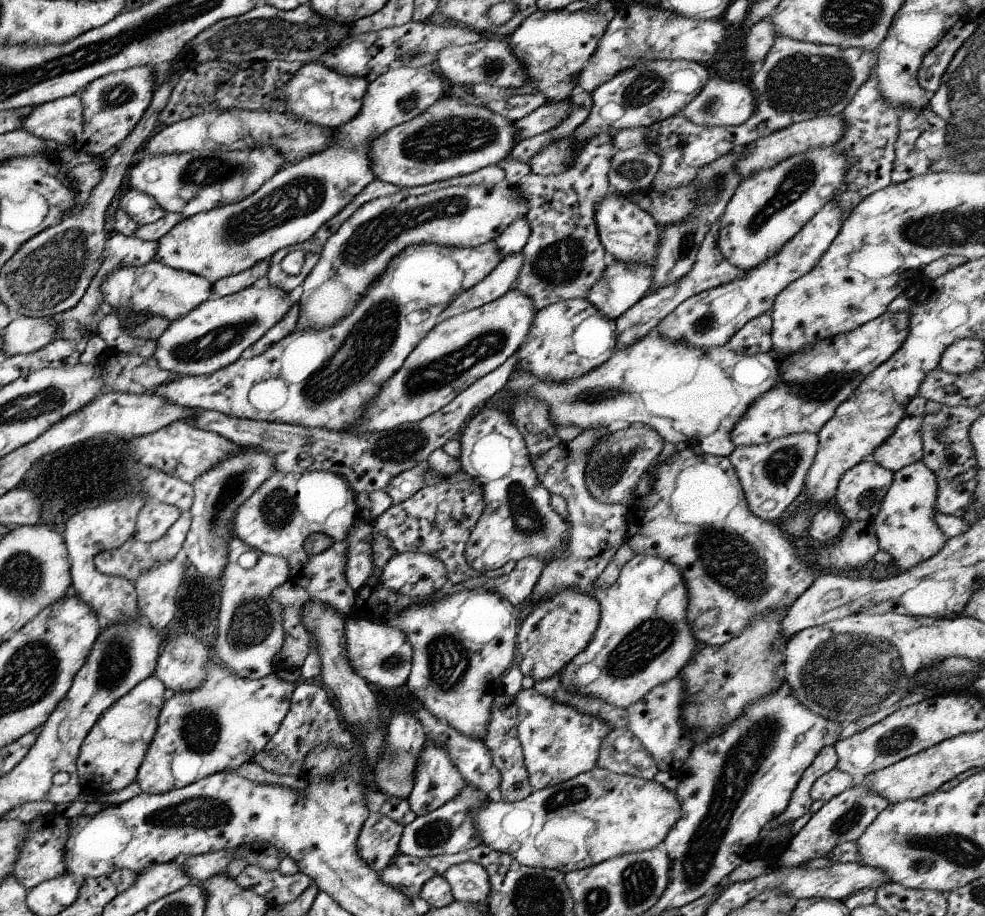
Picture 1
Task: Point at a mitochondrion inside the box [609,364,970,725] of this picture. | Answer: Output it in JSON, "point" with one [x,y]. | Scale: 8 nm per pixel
{"point":[848,672]}

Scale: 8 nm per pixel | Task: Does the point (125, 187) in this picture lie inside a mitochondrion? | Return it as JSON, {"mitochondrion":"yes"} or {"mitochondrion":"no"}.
{"mitochondrion":"no"}

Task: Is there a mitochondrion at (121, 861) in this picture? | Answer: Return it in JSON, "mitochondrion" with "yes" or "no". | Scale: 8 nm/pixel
{"mitochondrion":"no"}

